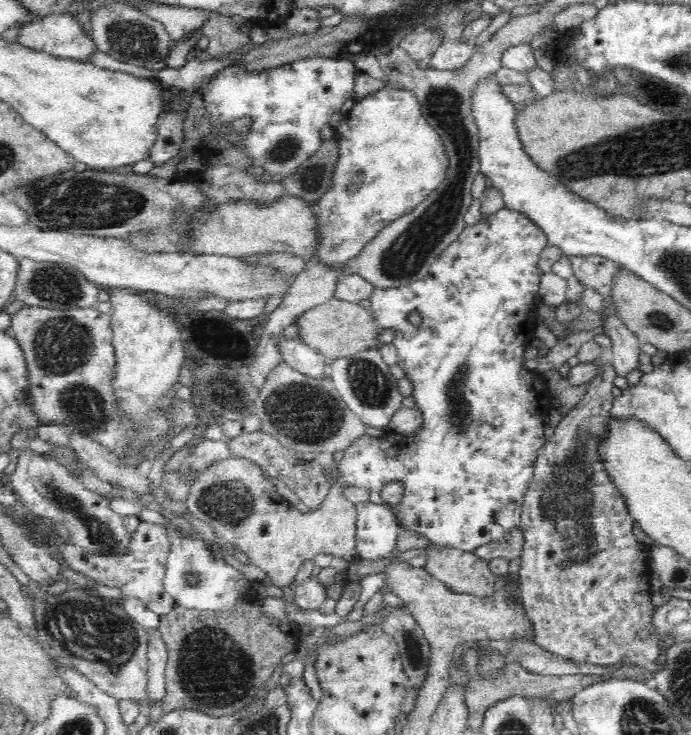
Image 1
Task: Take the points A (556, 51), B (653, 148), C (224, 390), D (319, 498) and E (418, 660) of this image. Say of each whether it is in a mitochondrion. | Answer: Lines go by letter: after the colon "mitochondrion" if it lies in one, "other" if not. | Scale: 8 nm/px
A: other
B: mitochondrion
C: mitochondrion
D: other
E: mitochondrion

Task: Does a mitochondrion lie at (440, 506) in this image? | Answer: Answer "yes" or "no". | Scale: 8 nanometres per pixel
no

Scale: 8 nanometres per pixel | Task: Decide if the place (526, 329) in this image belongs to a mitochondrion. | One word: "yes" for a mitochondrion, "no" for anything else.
no

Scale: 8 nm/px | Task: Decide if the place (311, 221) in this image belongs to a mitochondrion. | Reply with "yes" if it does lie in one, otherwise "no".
no

